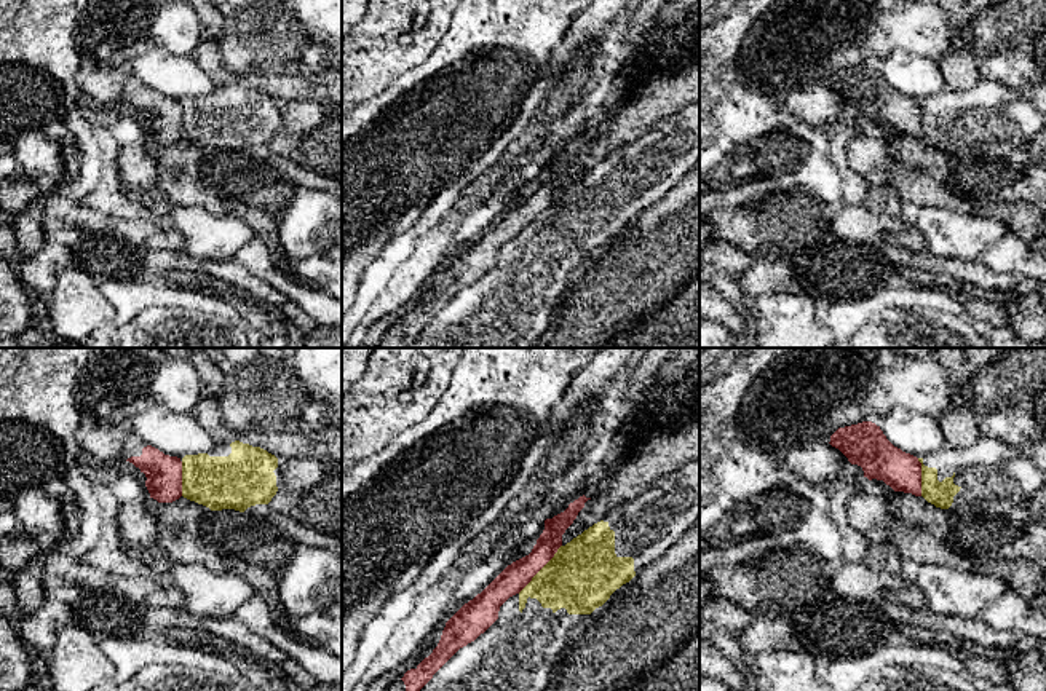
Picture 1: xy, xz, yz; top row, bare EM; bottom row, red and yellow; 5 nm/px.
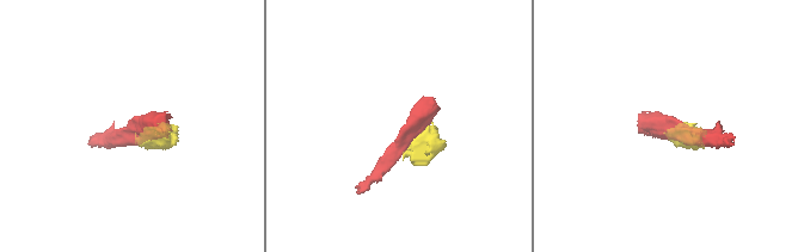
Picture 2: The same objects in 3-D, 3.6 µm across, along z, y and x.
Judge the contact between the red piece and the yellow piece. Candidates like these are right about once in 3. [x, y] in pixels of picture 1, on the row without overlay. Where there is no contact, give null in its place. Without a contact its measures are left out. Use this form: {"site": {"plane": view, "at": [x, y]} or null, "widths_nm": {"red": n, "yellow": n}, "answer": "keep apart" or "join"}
{"site": {"plane": "xz", "at": [542, 209]}, "widths_nm": {"red": 140, "yellow": 340}, "answer": "keep apart"}

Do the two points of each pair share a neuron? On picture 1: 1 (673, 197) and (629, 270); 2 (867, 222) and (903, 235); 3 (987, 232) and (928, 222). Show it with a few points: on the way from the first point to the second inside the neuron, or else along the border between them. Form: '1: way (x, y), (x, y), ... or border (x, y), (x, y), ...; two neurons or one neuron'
1: way (673, 214), (673, 227), (647, 252); one neuron
2: way (875, 229), (895, 230); one neuron
3: way (973, 232), (947, 232), (942, 227); one neuron

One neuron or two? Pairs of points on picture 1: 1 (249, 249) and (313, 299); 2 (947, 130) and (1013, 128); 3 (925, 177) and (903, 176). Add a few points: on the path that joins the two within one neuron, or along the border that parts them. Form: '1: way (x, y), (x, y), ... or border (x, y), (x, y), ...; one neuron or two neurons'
1: way (264, 265), (297, 291); one neuron
2: way (963, 128), (997, 128); one neuron
3: way (920, 177), (907, 177); one neuron

